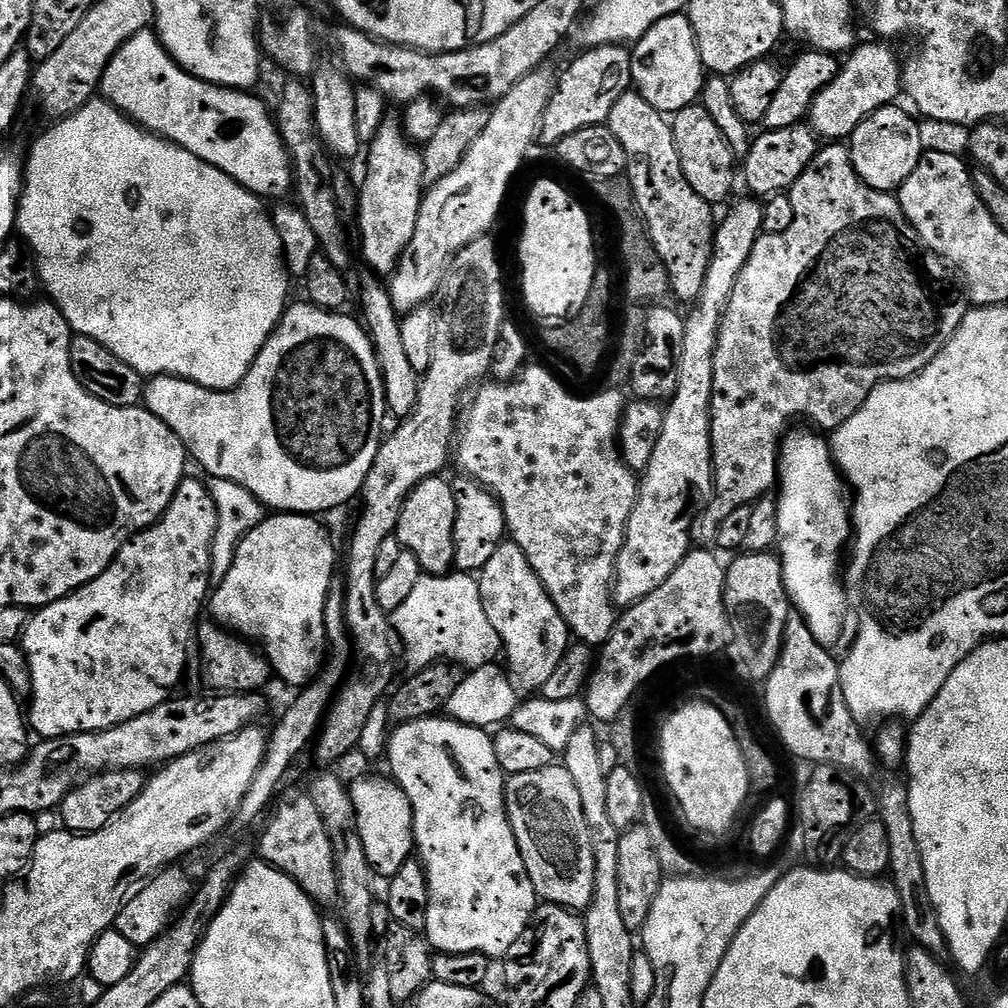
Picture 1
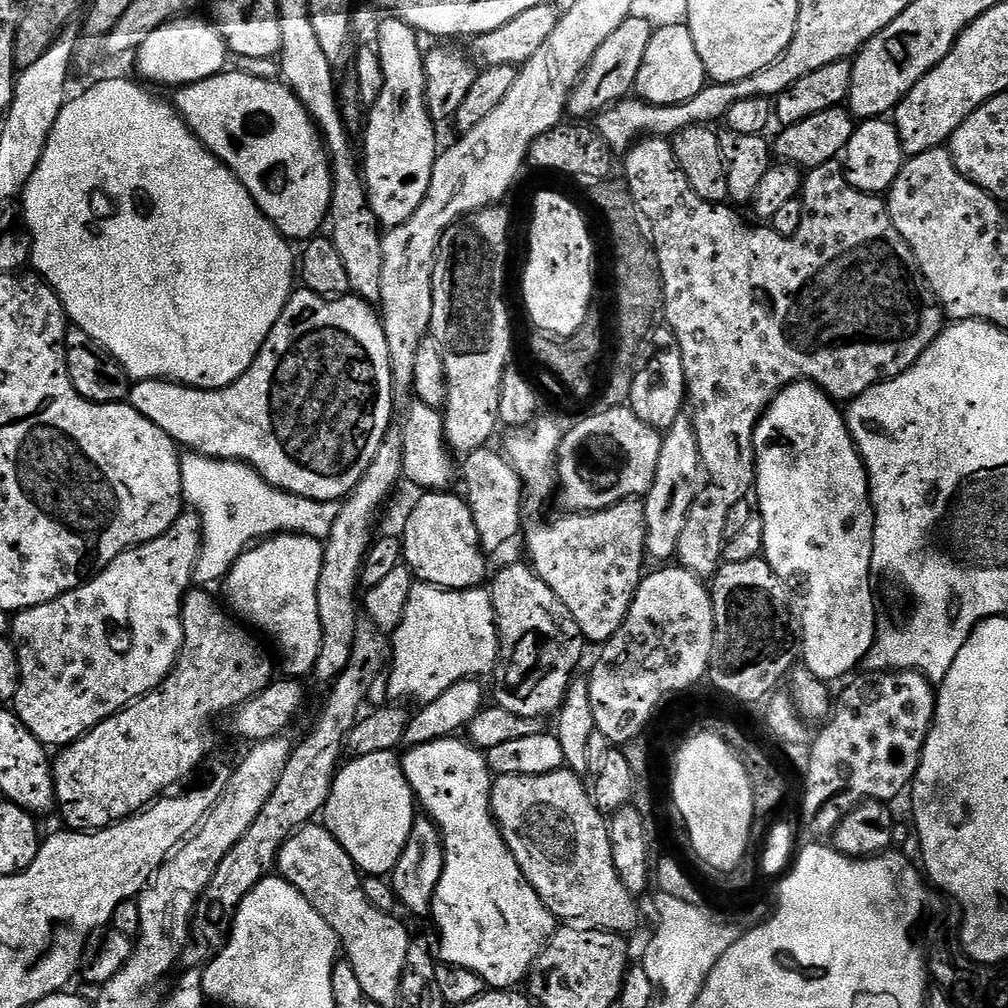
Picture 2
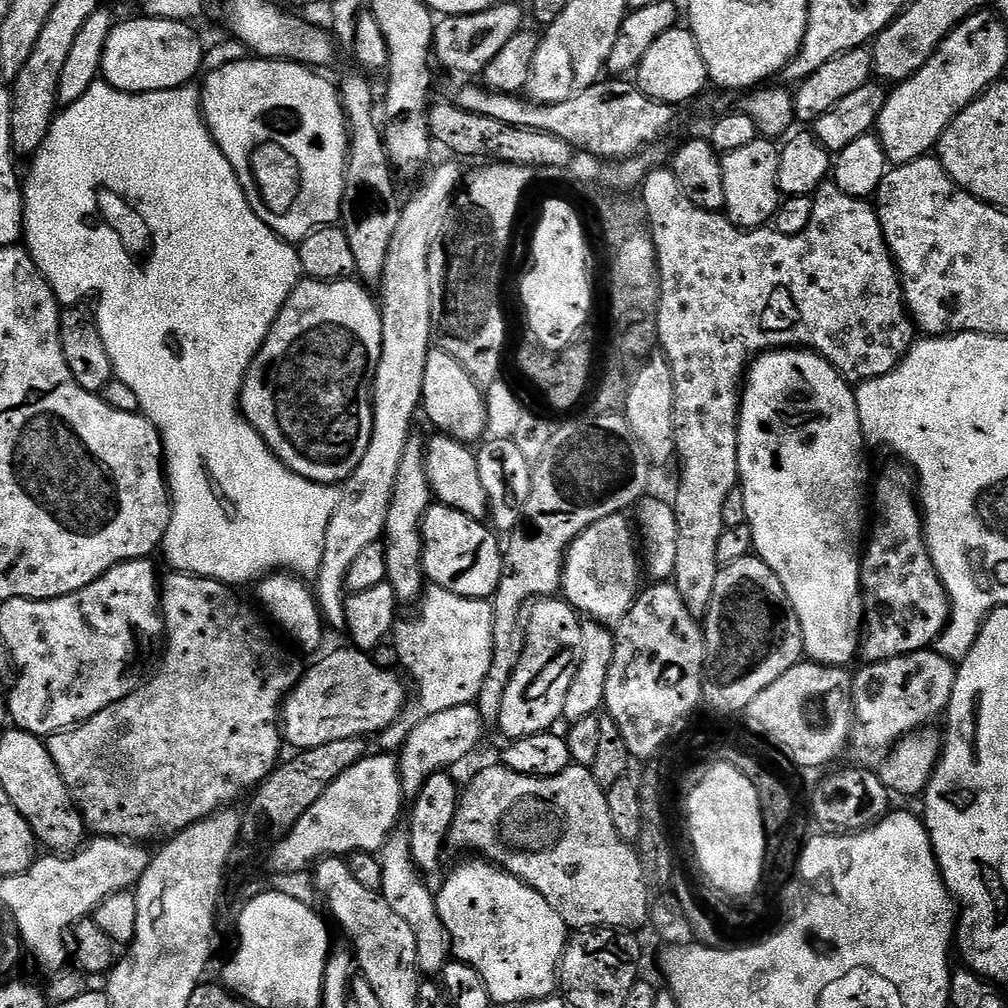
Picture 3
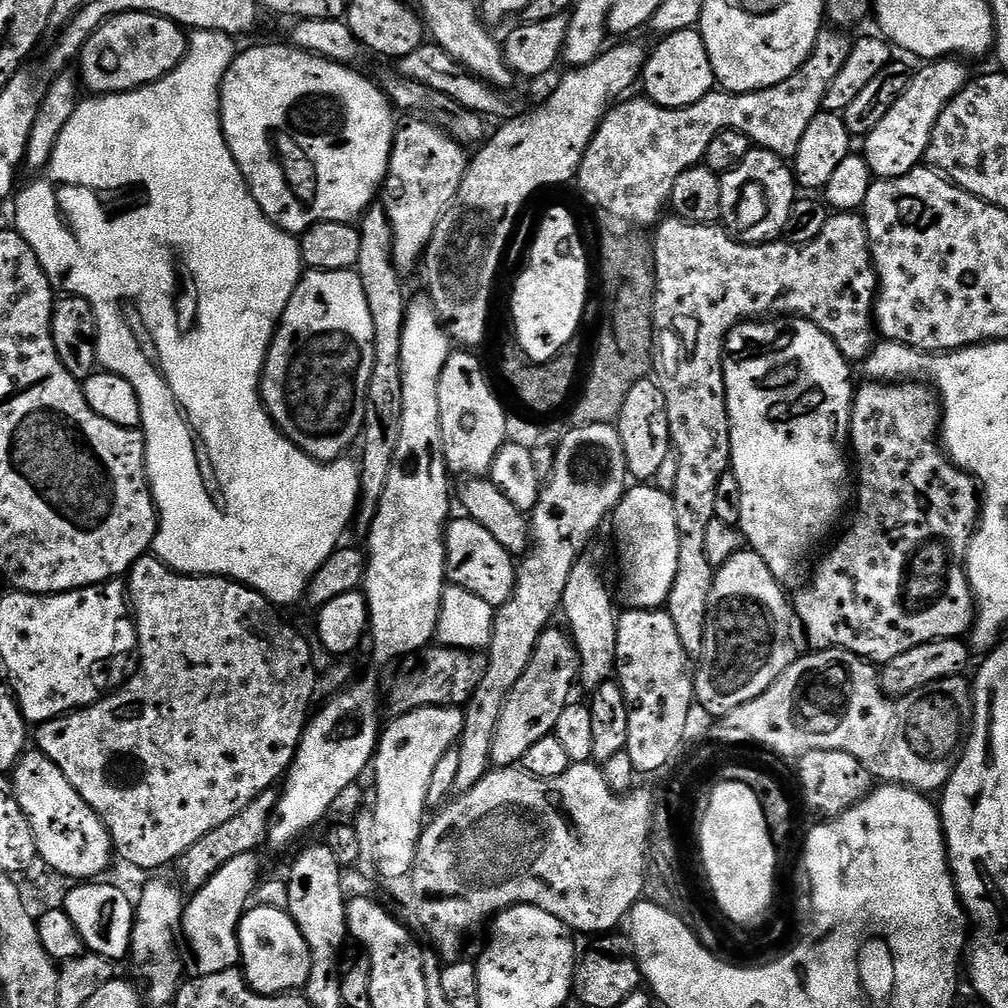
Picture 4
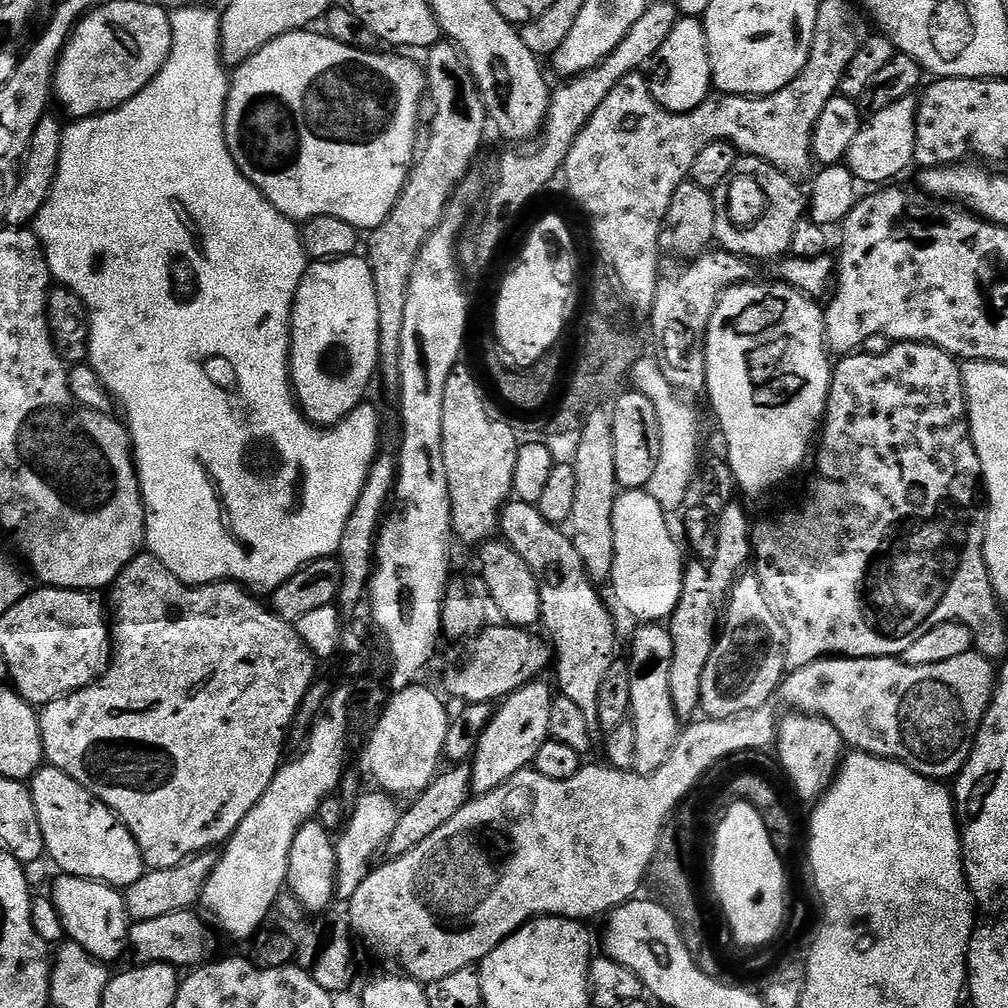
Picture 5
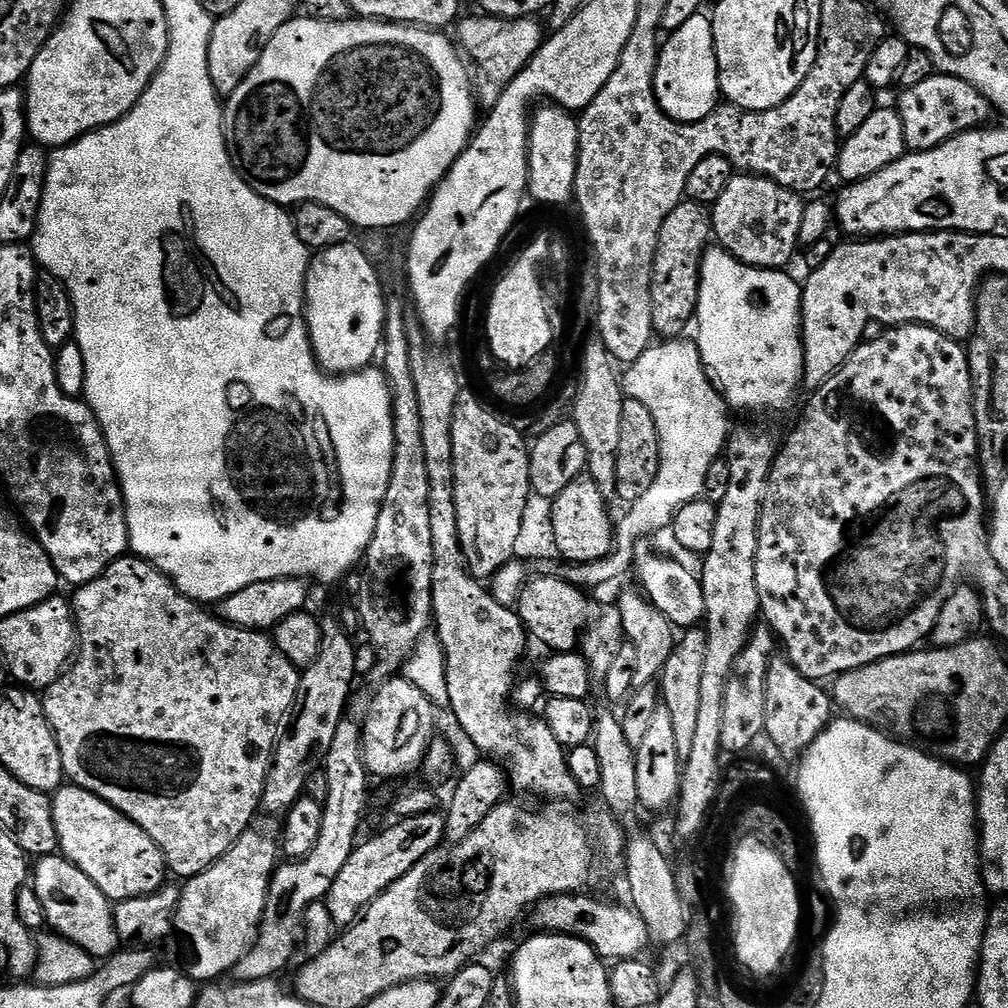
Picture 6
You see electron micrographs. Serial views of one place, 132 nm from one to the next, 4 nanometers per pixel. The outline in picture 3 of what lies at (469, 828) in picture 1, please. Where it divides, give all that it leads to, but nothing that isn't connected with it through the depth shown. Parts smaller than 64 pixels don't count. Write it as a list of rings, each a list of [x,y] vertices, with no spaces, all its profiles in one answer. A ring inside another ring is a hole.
[[[468,858],[465,864],[458,865],[445,878],[435,897],[438,918],[448,931],[451,955],[463,964],[474,966],[474,970],[482,974],[482,982],[486,982],[486,990],[490,990],[493,1005],[522,1006],[531,1000],[549,999],[557,991],[560,955],[568,945],[570,929],[558,910],[554,910],[554,906],[550,906],[542,894],[483,858]]]

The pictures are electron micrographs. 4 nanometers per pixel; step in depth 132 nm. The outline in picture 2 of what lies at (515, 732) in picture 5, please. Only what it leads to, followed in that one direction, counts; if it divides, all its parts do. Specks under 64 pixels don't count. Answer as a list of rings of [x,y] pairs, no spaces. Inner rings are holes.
[[[527,563],[508,564],[496,577],[491,577],[493,612],[496,615],[497,634],[500,636],[499,663],[494,669],[496,676],[496,700],[499,707],[510,710],[510,714],[518,714],[522,718],[548,718],[564,703],[564,696],[568,693],[568,686],[574,679],[576,667],[580,664],[580,655],[584,652],[586,641],[580,635],[578,622],[562,606],[558,594],[538,578]]]

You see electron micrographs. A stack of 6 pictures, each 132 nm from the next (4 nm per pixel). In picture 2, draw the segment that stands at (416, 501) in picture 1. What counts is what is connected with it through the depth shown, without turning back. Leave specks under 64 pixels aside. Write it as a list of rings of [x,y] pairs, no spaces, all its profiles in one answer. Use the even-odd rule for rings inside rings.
[[[428,490],[421,495],[424,497],[413,506],[404,524],[403,563],[411,568],[417,581],[434,587],[454,591],[479,589],[489,575],[489,557],[480,545],[478,526],[474,526],[474,514],[470,514],[467,499],[454,493],[452,490]]]

